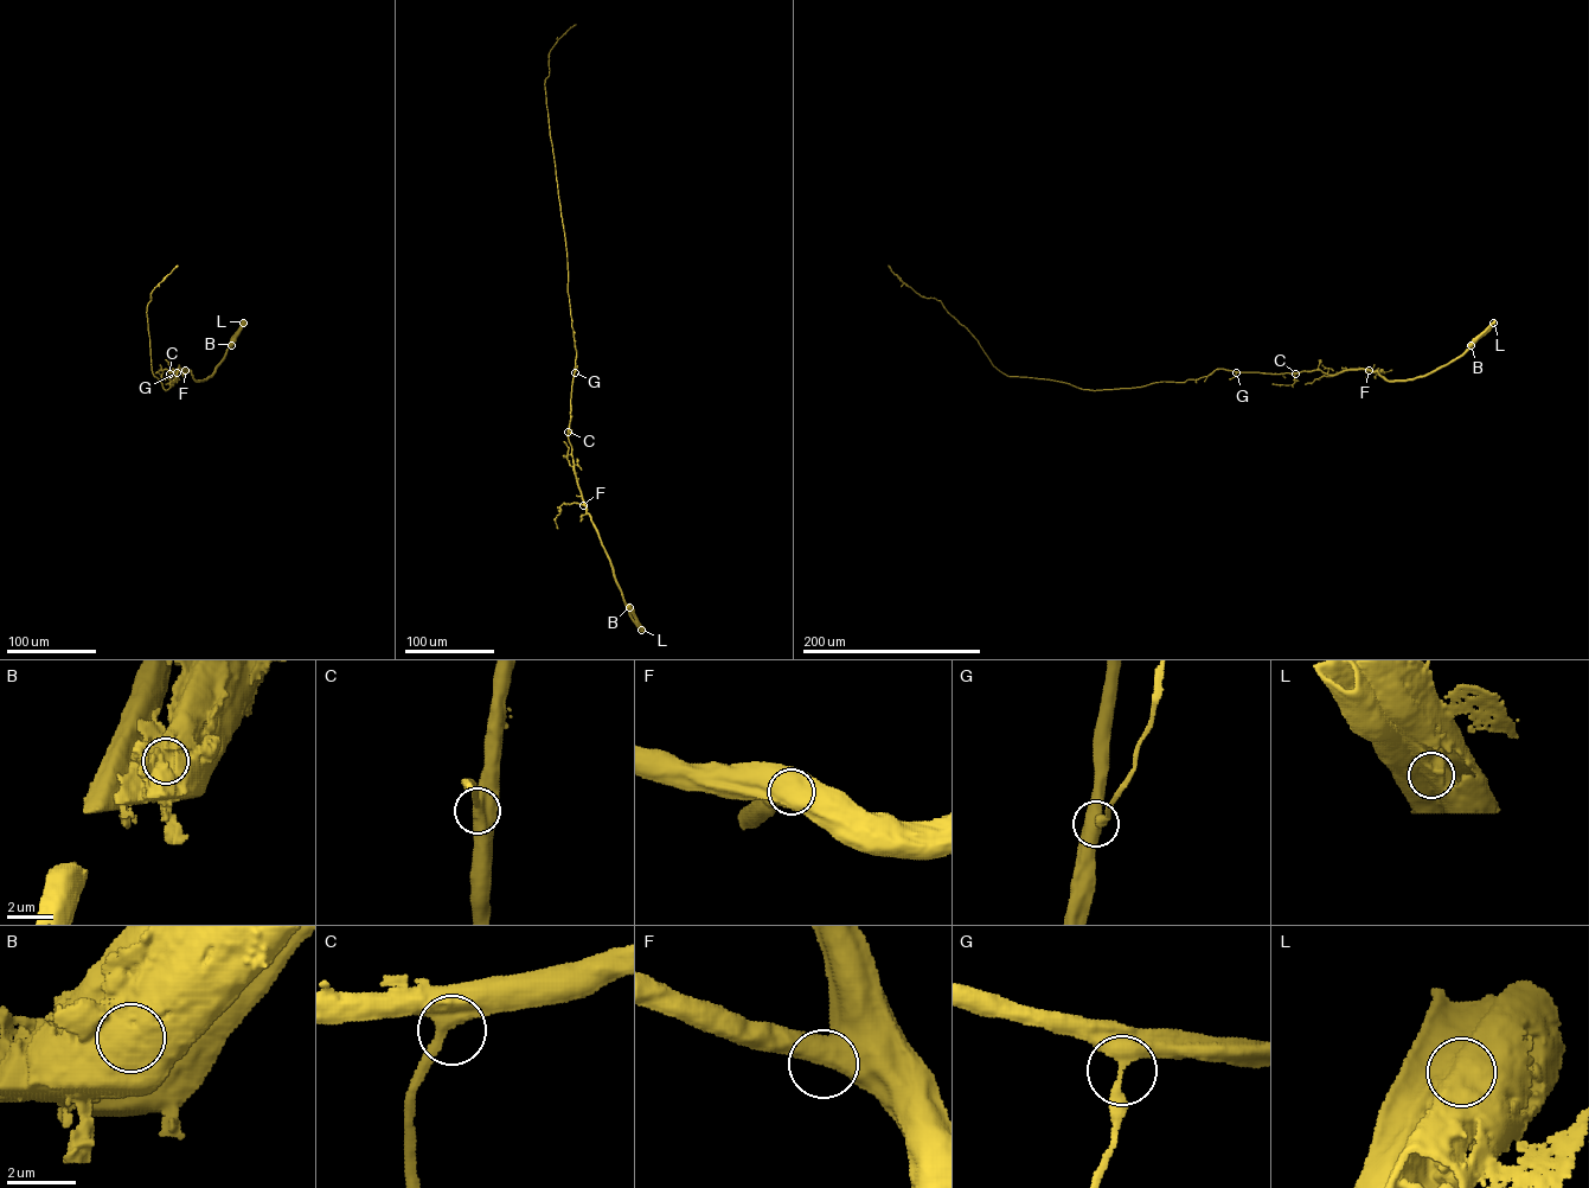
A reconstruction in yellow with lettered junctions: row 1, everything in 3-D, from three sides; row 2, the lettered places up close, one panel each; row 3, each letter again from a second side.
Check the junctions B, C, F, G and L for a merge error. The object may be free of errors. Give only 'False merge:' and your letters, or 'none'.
False merge: L

